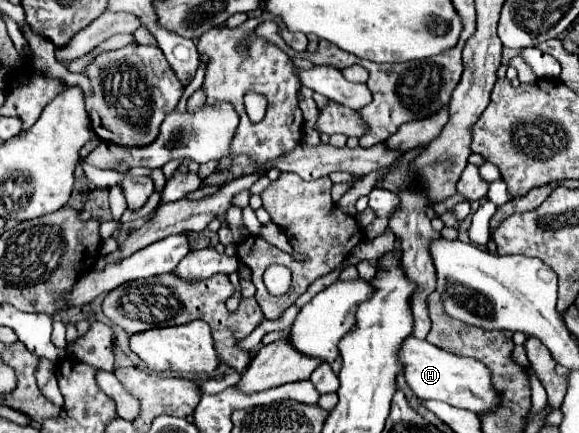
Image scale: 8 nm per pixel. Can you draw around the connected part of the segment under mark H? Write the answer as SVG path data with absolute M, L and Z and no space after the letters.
M408 337L404 341L400 357L404 363L404 377L410 385L410 389L424 401L426 399L446 401L452 407L468 409L478 415L494 413L500 407L502 397L492 387L488 367L484 363L480 363L478 359L442 351L440 347L434 347L432 343L416 339L416 337Z

